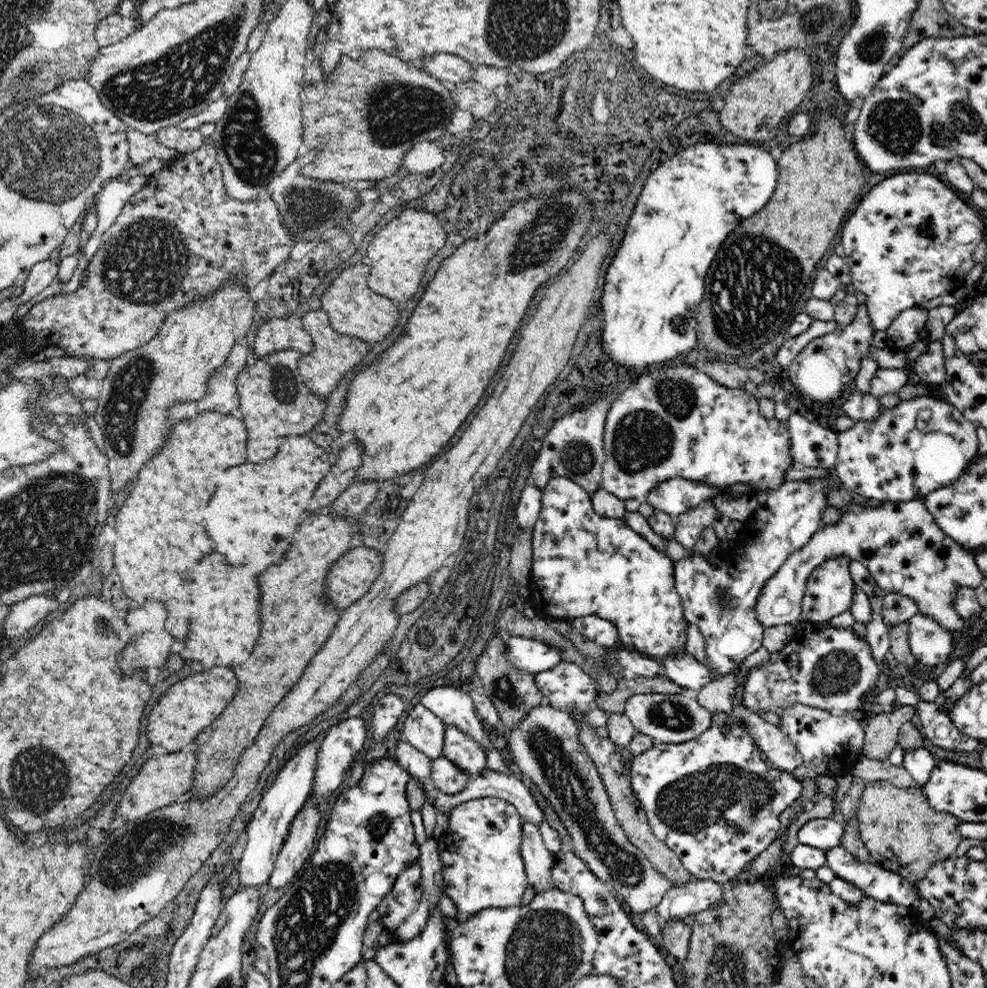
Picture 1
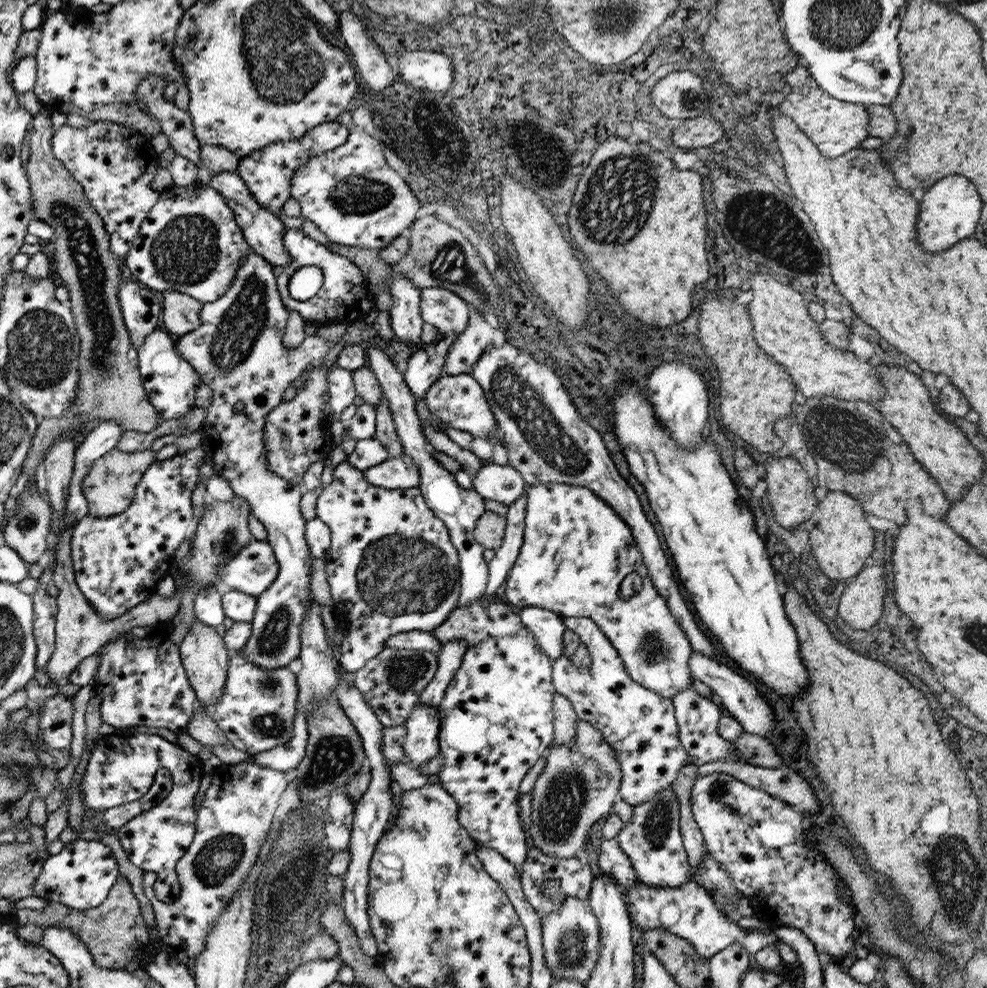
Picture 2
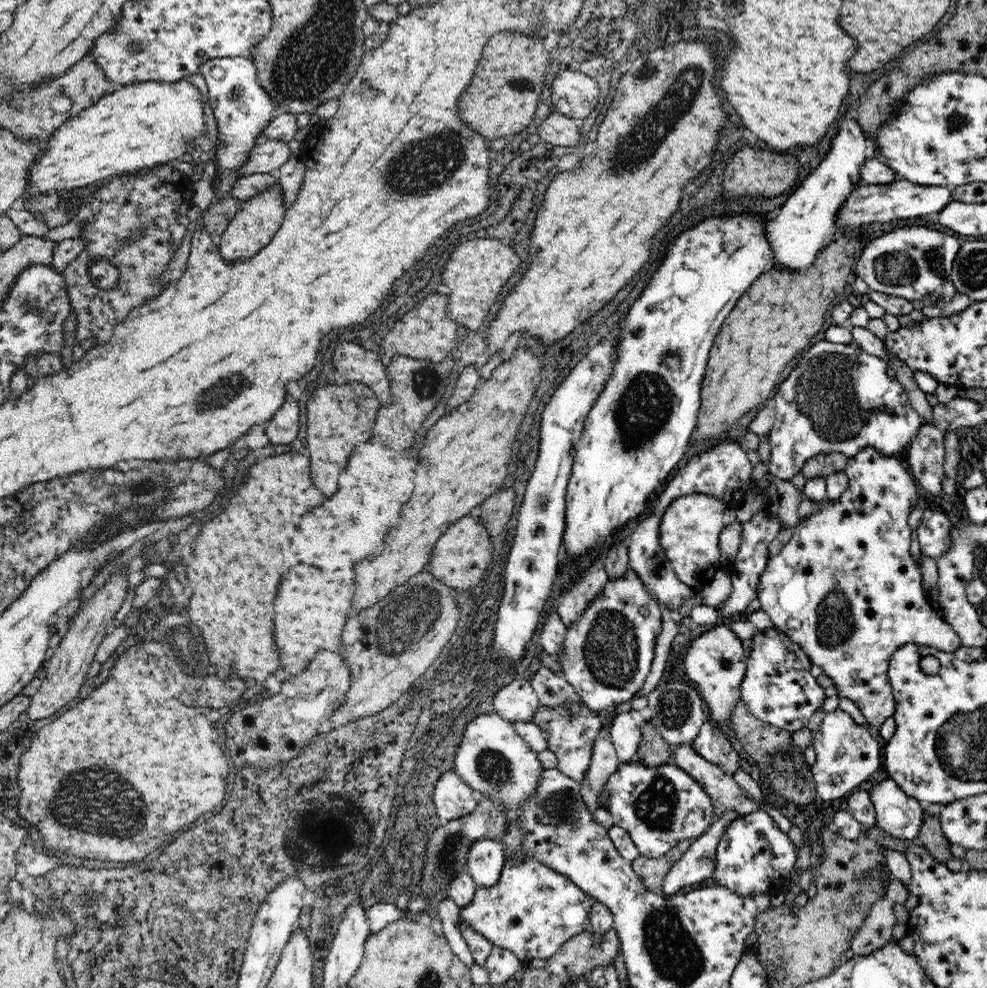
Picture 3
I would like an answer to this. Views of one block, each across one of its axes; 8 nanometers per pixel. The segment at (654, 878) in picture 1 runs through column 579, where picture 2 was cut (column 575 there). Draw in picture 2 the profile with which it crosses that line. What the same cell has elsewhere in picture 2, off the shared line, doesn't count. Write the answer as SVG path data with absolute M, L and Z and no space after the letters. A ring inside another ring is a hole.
M577 720L576 741L574 741L572 745L564 745L564 743L558 743L558 745L556 745L556 743L552 742L544 755L546 755L546 765L544 766L542 773L538 776L532 790L532 825L530 825L530 830L526 833L528 834L529 842L537 848L540 848L545 854L556 855L556 857L560 858L576 857L578 850L583 849L585 843L587 843L591 826L598 822L605 814L610 813L612 805L615 803L616 799L619 798L622 769L620 769L620 763L617 759L615 750L605 741L602 733L594 728L590 722L586 722L586 720Z

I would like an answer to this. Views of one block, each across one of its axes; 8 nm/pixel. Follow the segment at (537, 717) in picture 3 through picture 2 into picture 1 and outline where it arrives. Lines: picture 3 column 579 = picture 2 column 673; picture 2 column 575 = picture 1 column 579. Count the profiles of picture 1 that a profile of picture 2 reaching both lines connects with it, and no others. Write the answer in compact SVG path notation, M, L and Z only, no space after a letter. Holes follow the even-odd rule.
M598 616L577 617L567 620L569 626L600 646L615 648L619 645L619 633L612 622ZM562 661L558 666L553 666L552 670L544 670L542 673L535 673L535 683L539 692L548 697L548 703L555 708L560 708L562 711L571 714L578 713L588 714L594 708L596 696L599 693L596 682L593 682L592 677L584 672L576 662Z

